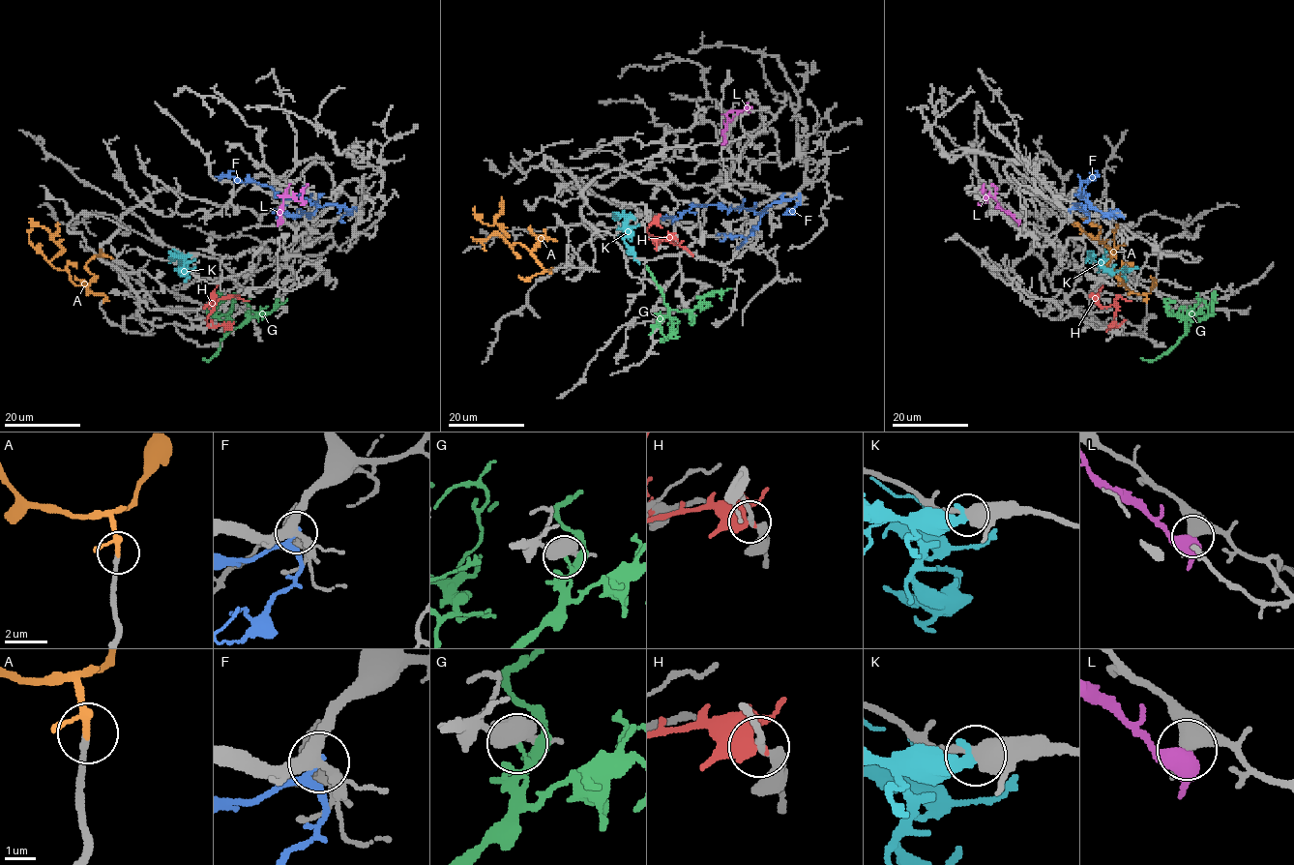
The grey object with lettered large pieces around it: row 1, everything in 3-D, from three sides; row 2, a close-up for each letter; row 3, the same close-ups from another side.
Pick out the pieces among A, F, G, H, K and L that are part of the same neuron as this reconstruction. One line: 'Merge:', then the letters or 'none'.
Merge: A

